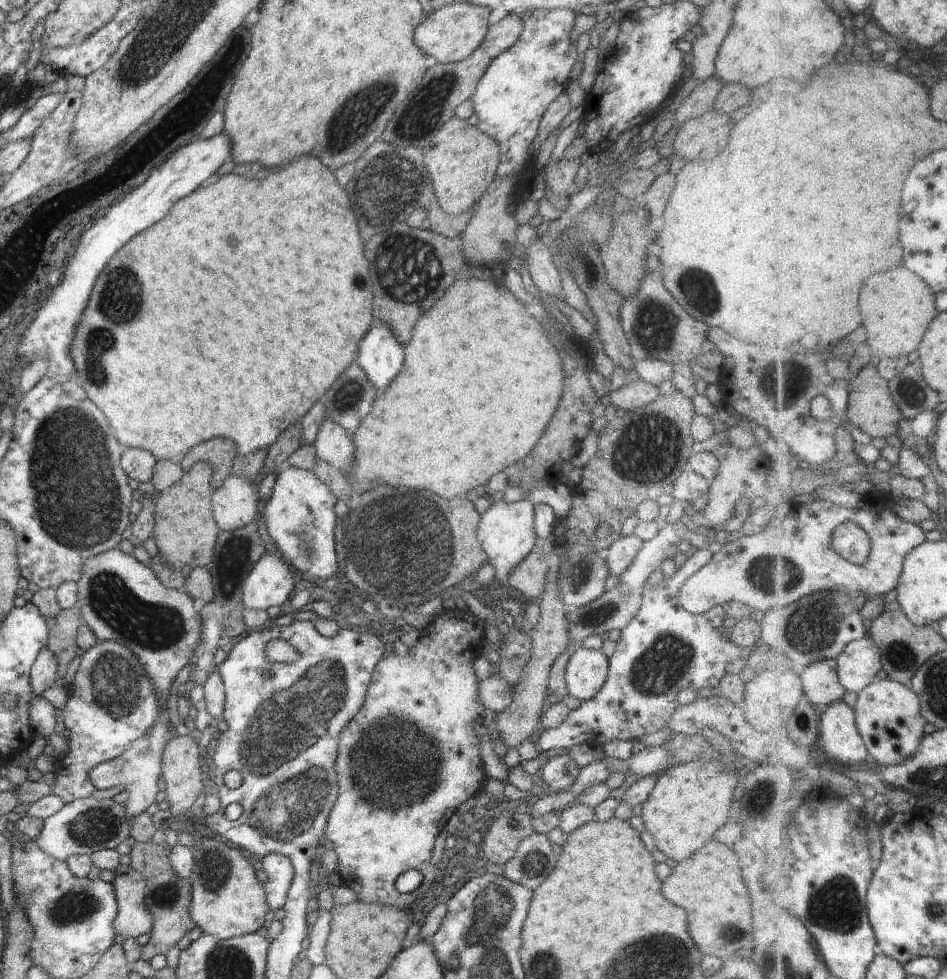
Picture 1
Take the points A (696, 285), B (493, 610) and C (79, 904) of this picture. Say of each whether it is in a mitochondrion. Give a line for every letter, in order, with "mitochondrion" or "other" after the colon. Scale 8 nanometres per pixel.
A: mitochondrion
B: other
C: mitochondrion

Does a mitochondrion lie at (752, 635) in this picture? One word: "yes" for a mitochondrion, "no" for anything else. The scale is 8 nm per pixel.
no

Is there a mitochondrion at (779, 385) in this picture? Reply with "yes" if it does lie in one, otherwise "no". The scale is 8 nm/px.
yes

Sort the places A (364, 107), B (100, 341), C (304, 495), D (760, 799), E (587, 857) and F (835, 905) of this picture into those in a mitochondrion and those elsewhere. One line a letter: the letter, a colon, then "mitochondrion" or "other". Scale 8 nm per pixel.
A: mitochondrion
B: mitochondrion
C: other
D: mitochondrion
E: other
F: mitochondrion

